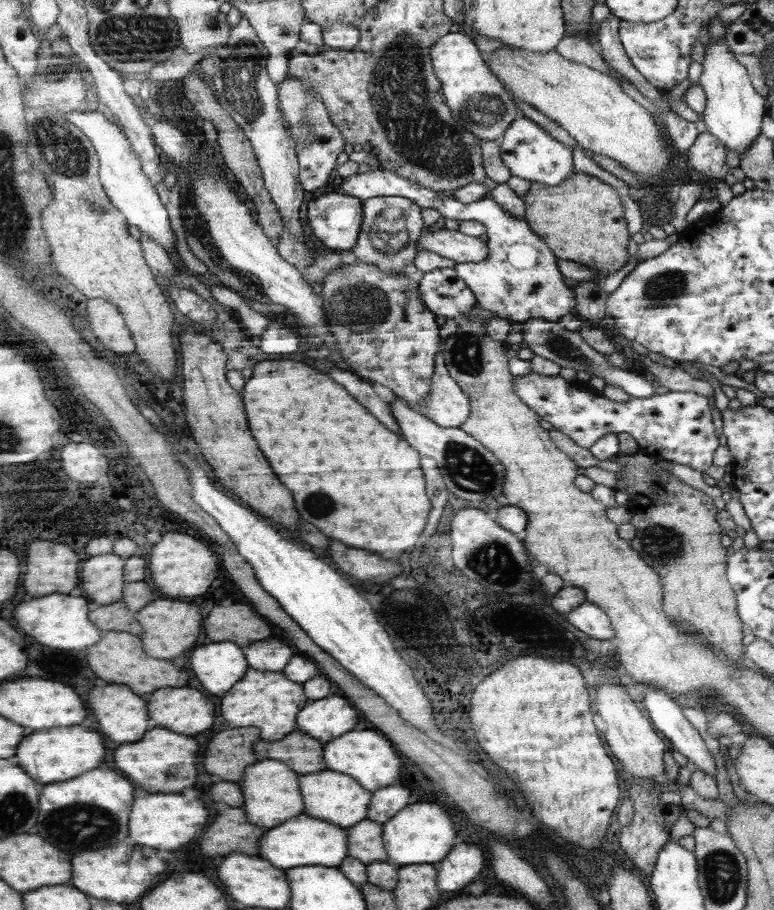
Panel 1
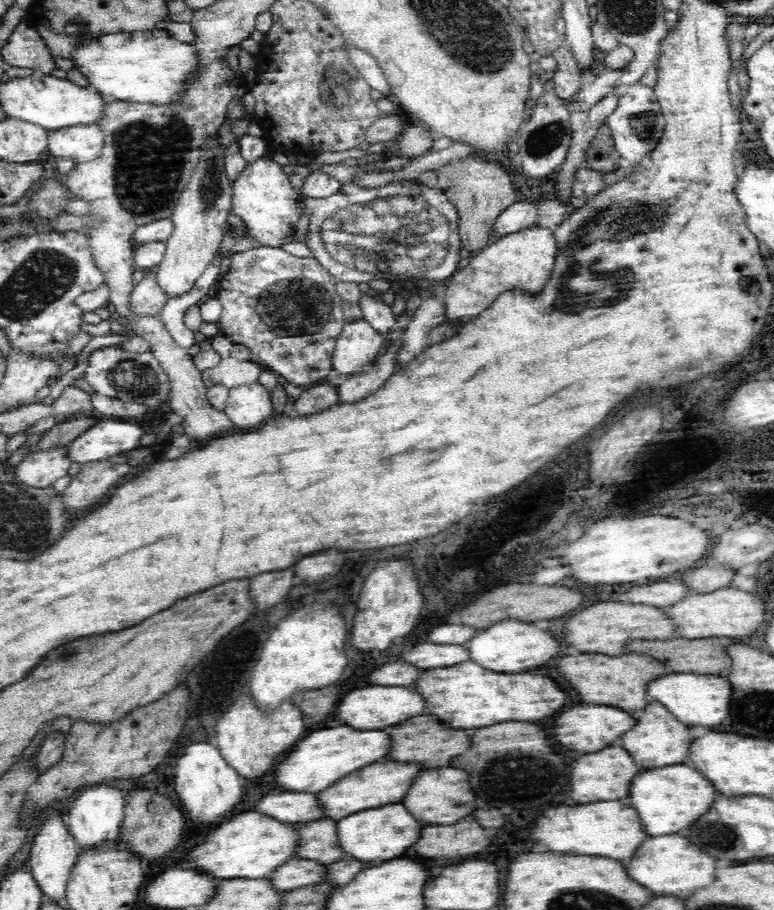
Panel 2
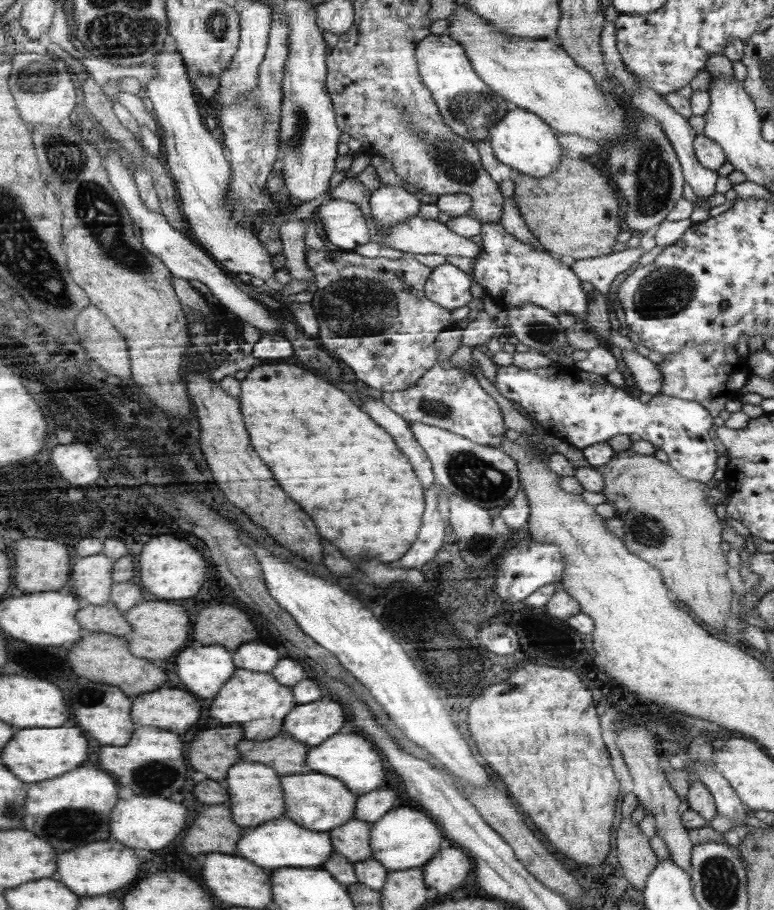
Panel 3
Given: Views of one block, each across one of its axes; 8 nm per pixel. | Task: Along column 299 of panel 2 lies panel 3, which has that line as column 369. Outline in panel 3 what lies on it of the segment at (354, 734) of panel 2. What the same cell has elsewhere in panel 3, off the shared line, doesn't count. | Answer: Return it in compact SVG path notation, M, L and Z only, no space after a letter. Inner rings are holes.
M348 732L332 735L326 742L312 746L309 756L312 758L308 758L307 762L312 771L342 780L358 796L380 789L384 784L384 768L379 749L367 737L362 738L360 734Z

